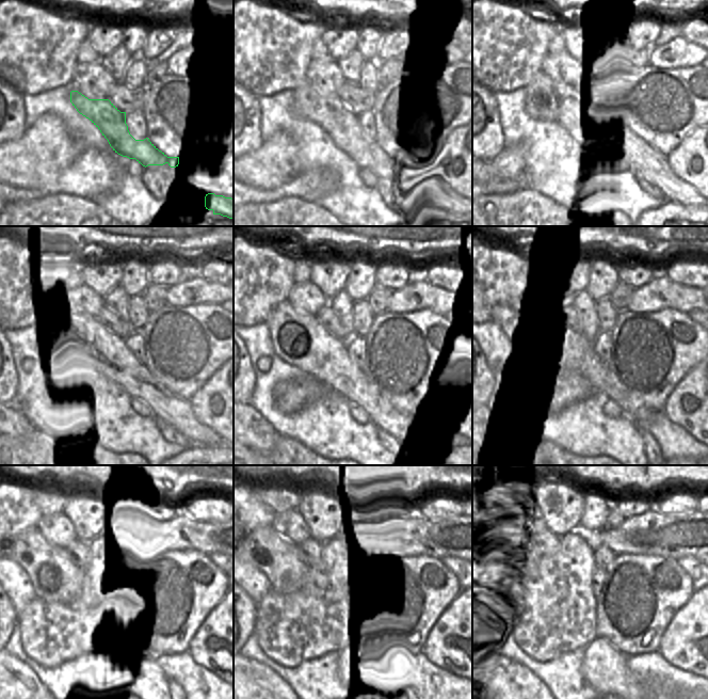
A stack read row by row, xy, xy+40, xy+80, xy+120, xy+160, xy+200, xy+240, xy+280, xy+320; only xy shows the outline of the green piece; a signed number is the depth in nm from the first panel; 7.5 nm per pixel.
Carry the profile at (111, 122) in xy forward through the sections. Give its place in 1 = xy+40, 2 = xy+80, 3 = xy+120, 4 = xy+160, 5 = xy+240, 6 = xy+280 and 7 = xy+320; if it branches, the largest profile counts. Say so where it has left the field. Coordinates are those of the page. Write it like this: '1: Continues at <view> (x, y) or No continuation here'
1: Continues at xy+40 (344, 127)
2: Continues at xy+80 (543, 100)
3: Continues at xy+120 (63, 339)
4: Continues at xy+160 (299, 338)
5: Continues at xy+240 (55, 577)
6: Continues at xy+280 (283, 562)
7: Continues at xy+320 (495, 542)

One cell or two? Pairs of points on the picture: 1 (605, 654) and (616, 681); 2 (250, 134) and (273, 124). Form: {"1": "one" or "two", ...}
{"1": "one", "2": "two"}

